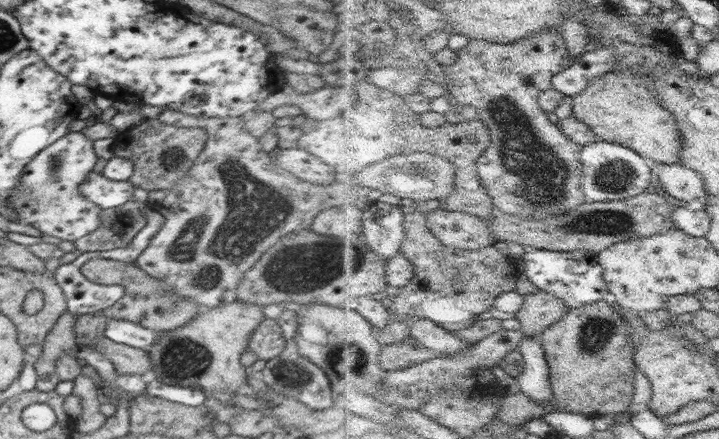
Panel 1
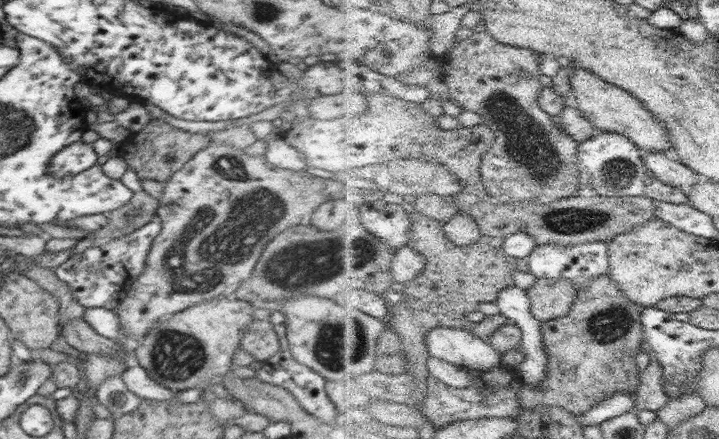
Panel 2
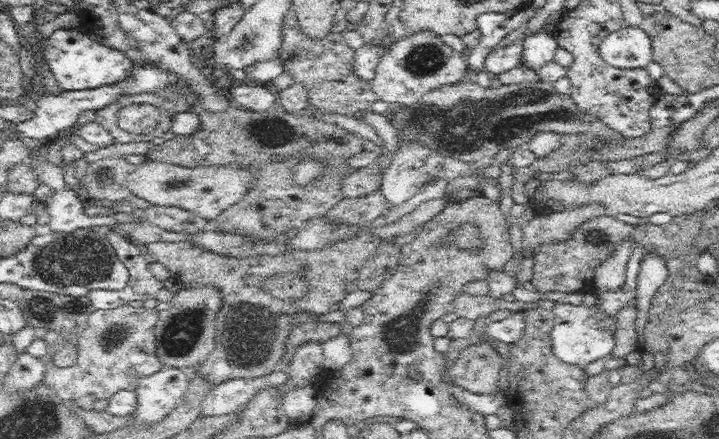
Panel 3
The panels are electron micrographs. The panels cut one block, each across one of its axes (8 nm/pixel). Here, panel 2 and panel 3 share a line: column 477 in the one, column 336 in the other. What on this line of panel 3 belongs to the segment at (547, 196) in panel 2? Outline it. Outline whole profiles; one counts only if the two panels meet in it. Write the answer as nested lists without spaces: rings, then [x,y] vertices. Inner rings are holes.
[[[292,10],[284,22],[284,44],[280,50],[280,57],[285,71],[291,74],[296,82],[306,83],[310,87],[309,103],[321,112],[352,115],[356,111],[365,112],[376,101],[375,94],[371,91],[369,81],[358,80],[352,74],[353,49],[344,41],[342,33],[329,33],[324,39],[310,39],[298,26],[295,13]]]

